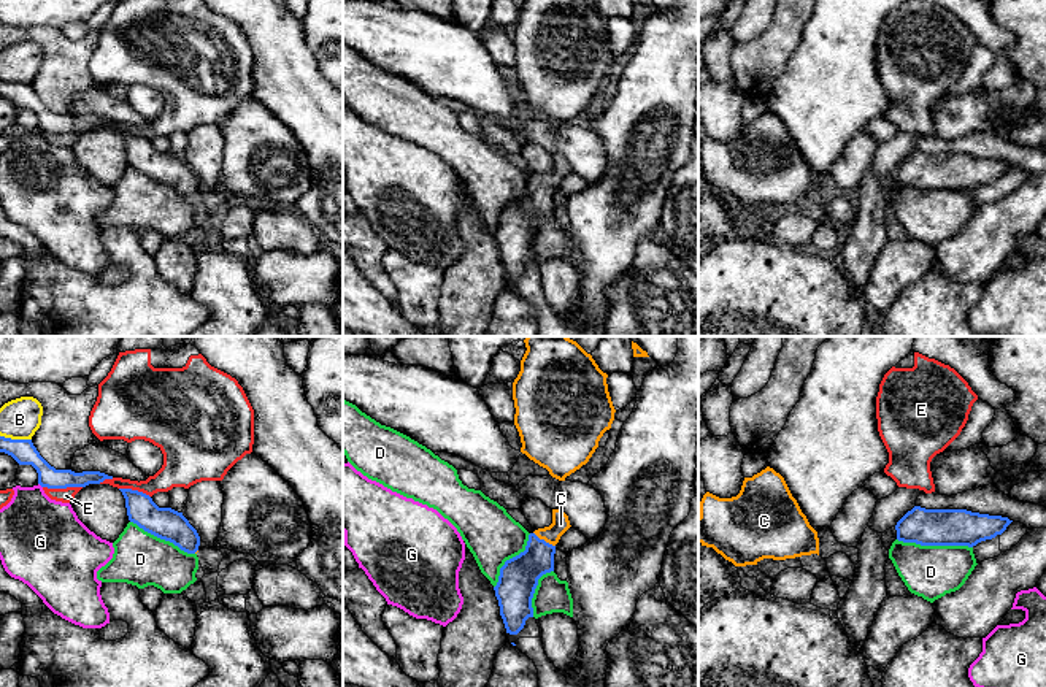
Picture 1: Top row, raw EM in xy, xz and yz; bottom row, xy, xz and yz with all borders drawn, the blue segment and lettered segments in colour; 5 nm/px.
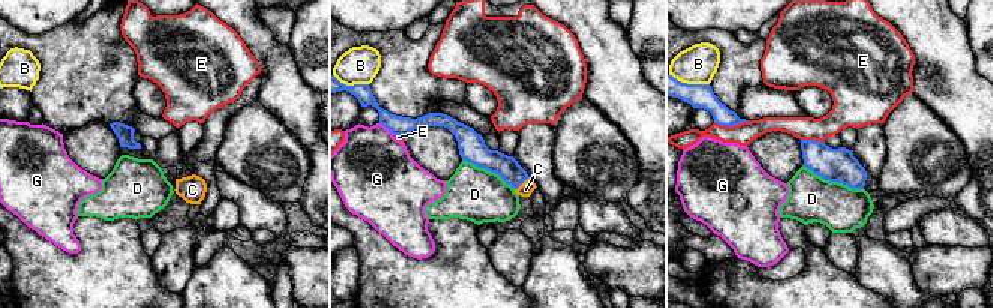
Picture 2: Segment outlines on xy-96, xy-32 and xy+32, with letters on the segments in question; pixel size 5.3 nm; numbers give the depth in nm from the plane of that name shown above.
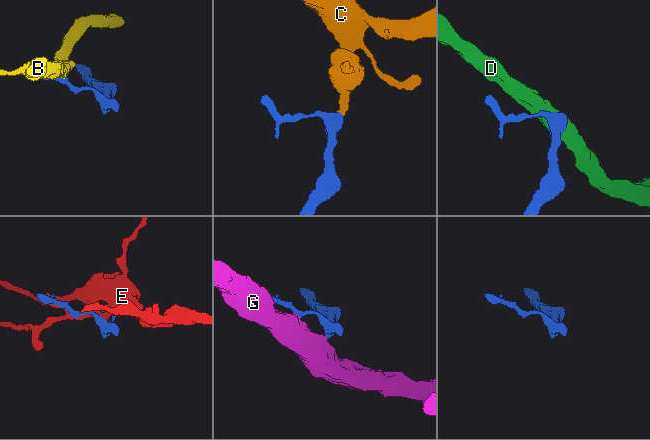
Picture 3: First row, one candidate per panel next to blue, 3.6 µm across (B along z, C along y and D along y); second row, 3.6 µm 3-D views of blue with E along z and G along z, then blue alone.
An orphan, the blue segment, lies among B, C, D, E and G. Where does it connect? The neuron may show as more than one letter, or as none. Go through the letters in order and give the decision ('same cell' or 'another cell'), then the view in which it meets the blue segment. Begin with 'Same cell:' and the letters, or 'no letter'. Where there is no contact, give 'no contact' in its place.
Same cell: C
B: another cell; contact in xy
C: same cell; contact in xz
D: another cell; contact in yz
E: another cell; contact in xy
G: another cell; contact in xy

